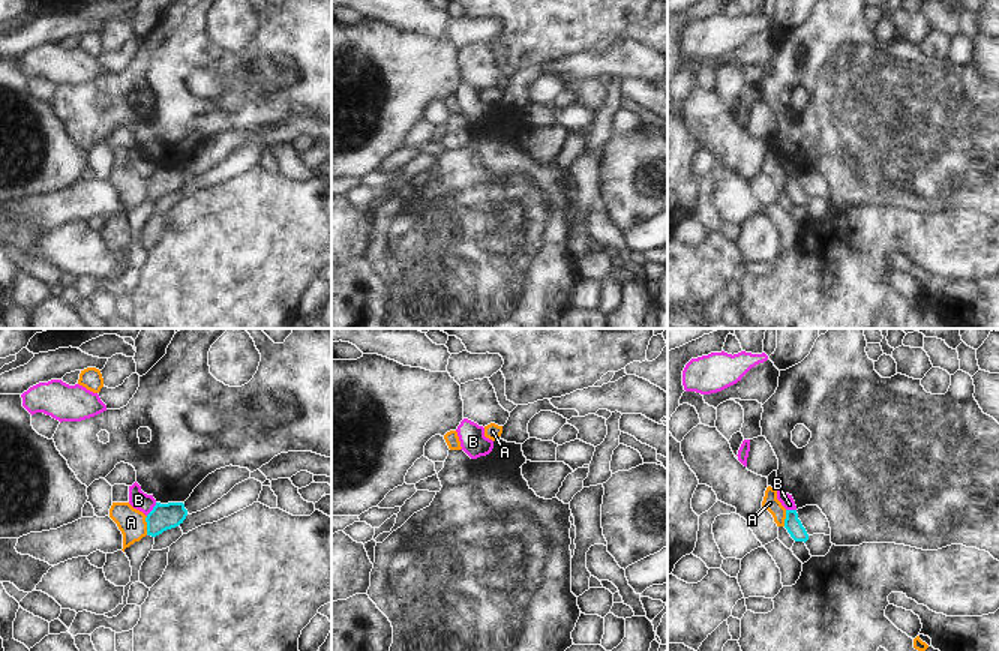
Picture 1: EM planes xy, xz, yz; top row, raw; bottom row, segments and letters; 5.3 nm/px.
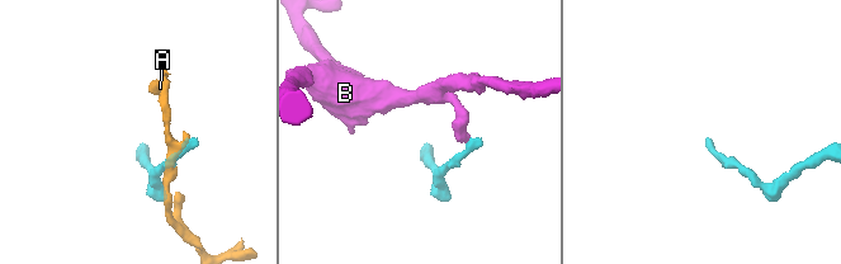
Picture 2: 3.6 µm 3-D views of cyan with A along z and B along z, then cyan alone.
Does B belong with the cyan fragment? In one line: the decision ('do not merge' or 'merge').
do not merge

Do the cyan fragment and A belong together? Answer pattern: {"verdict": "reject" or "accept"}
{"verdict": "reject"}

